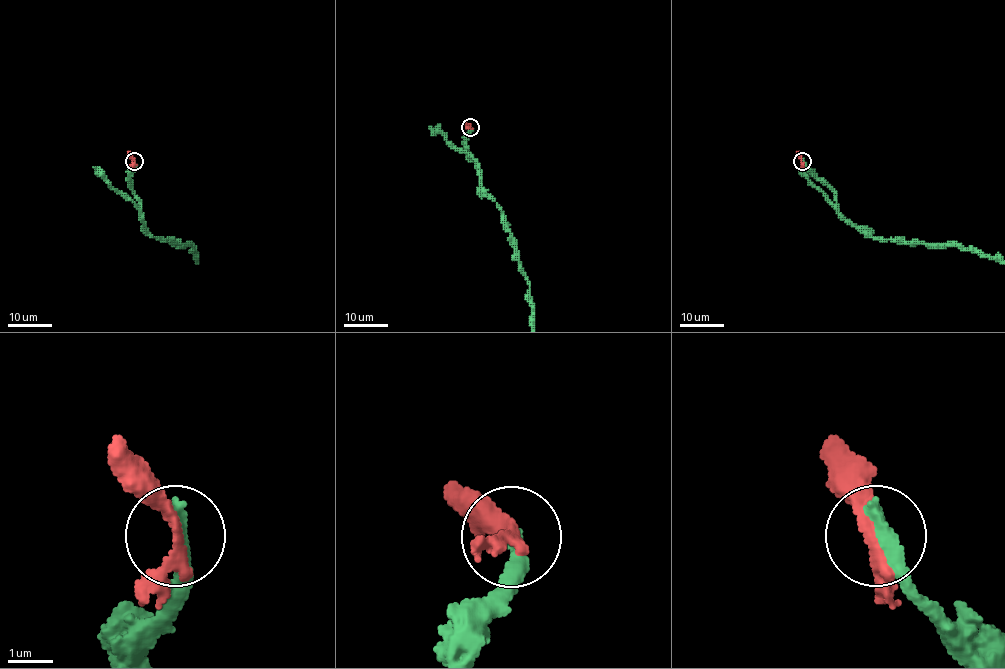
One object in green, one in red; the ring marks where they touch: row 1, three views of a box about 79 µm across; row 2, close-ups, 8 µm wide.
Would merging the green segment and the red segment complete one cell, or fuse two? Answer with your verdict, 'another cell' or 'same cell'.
another cell

